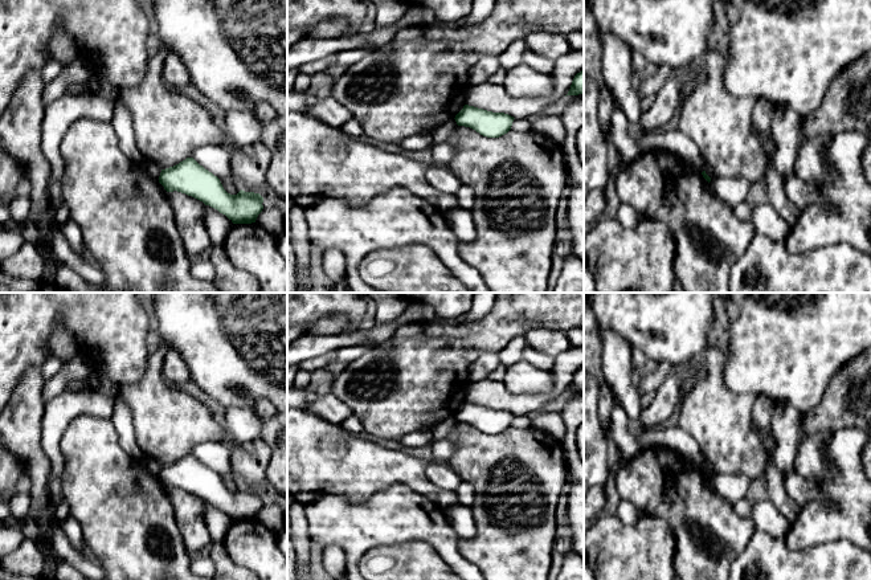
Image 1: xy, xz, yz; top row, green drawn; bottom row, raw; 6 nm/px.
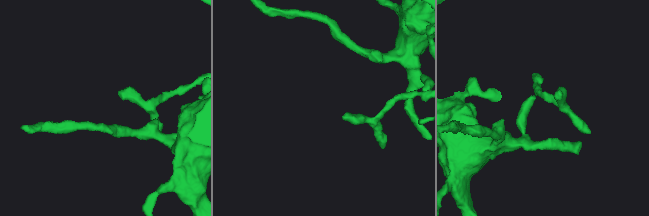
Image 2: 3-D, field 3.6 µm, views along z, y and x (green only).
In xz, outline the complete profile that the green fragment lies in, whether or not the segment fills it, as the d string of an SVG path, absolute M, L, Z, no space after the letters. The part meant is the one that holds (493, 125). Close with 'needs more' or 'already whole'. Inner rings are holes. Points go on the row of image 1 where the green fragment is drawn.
M465 105L454 119L458 126L470 127L483 136L499 138L511 130L515 118Z; already whole

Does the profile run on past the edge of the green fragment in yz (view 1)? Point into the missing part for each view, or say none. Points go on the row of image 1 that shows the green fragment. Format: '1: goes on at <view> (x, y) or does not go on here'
1: does not go on here

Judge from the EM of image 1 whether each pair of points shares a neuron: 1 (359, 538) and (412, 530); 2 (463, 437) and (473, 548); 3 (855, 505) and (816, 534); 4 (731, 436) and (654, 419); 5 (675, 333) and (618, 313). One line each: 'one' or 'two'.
1: one
2: one
3: one
4: two
5: one

